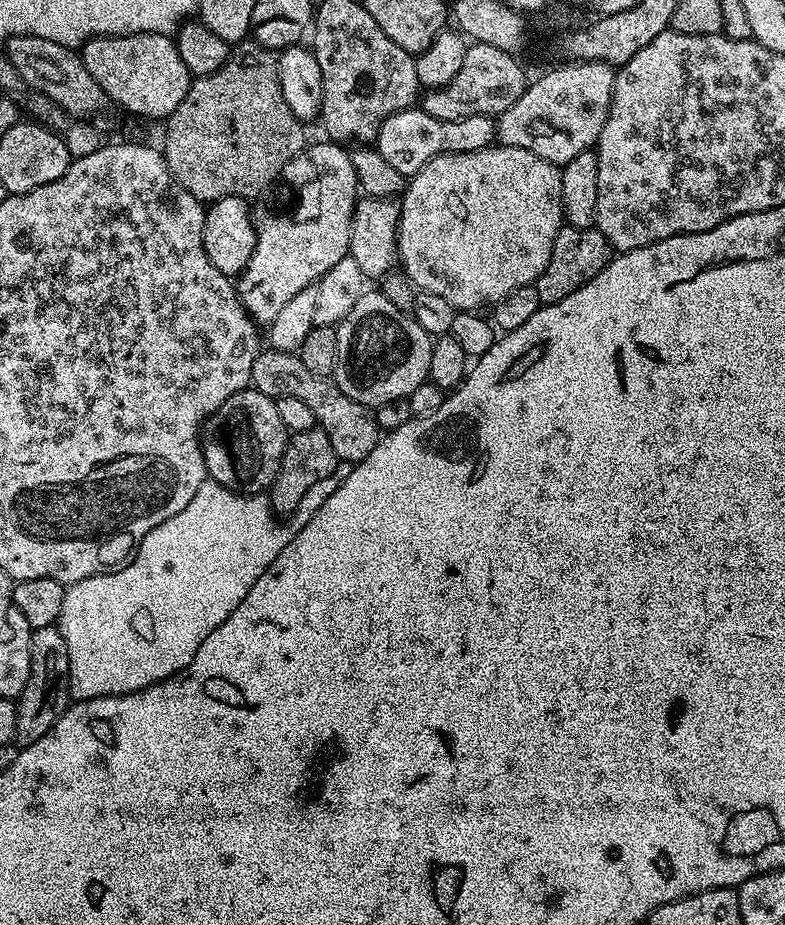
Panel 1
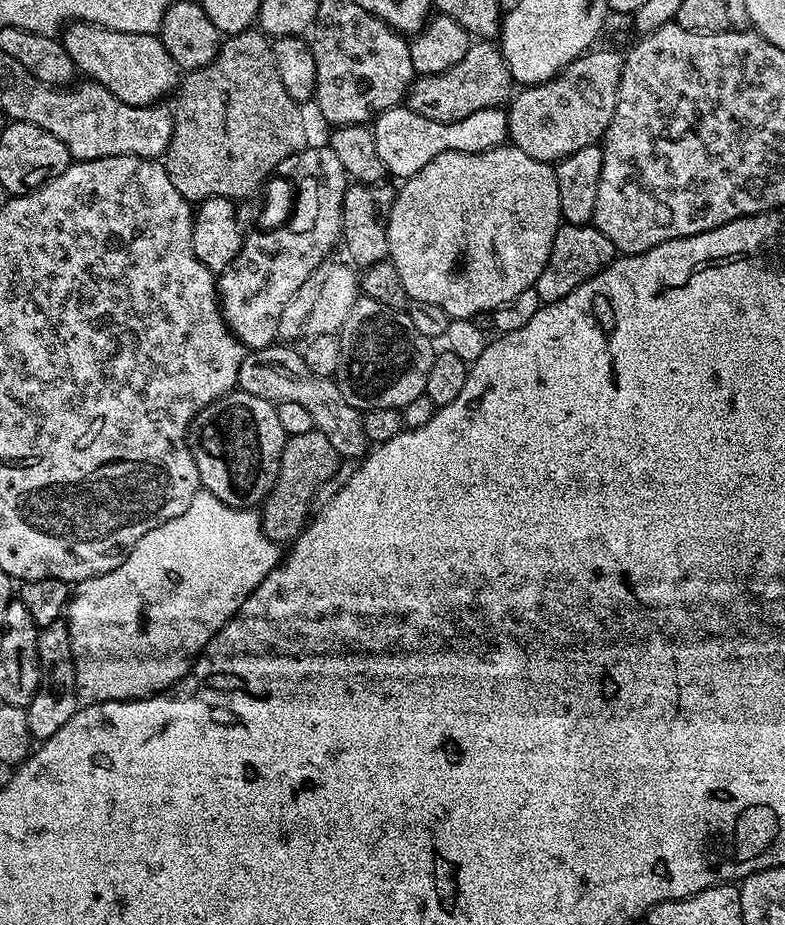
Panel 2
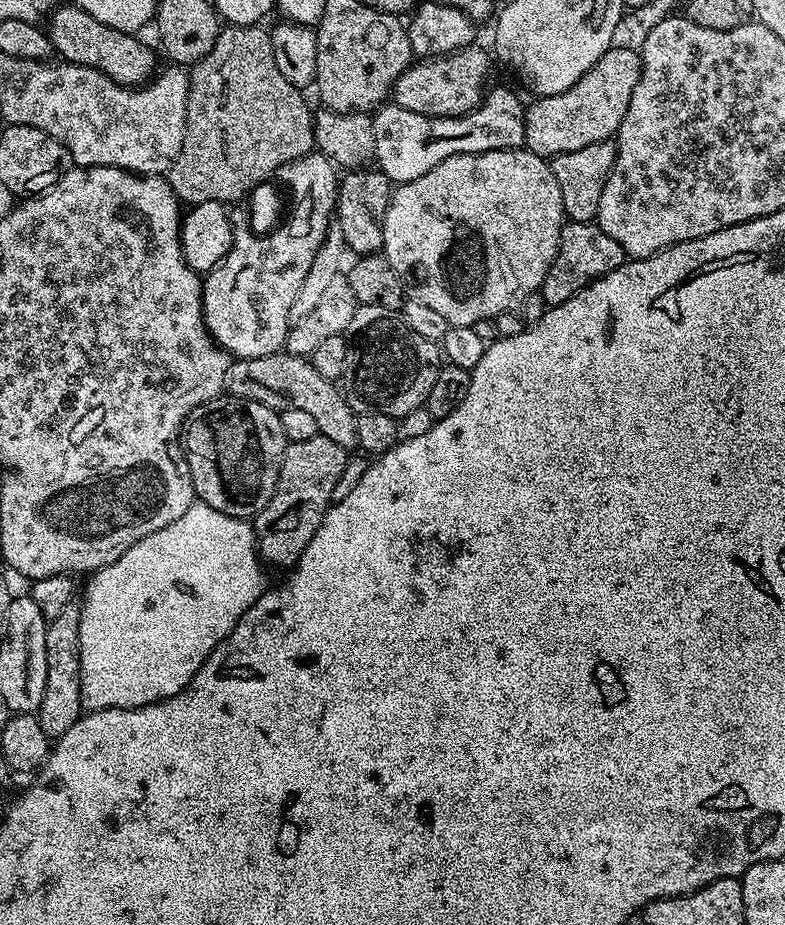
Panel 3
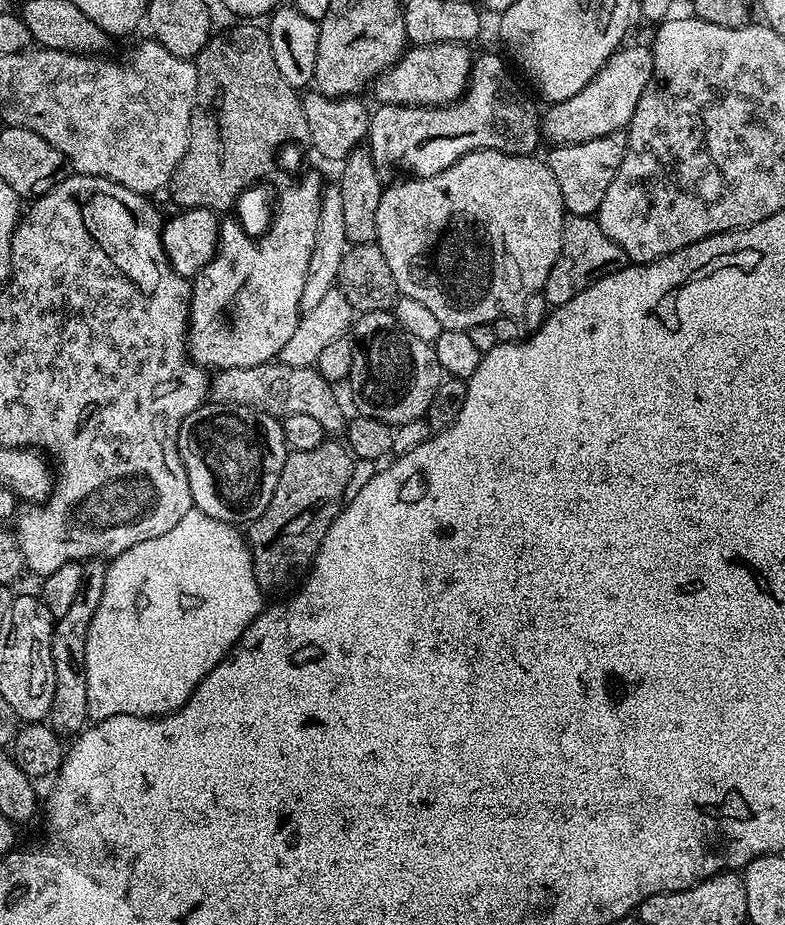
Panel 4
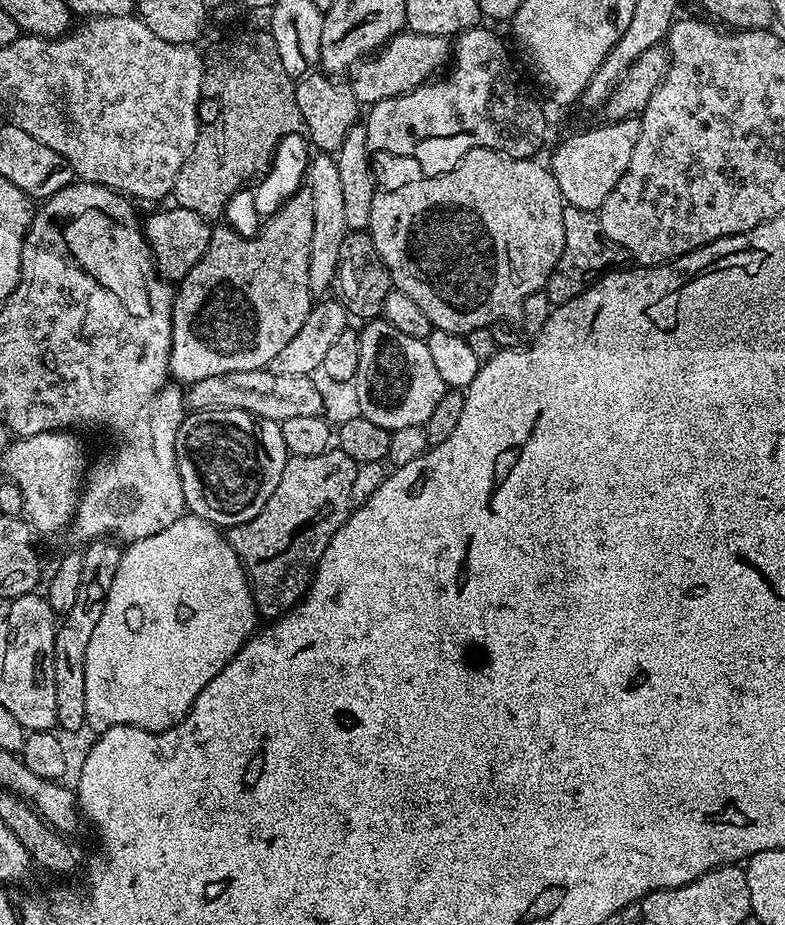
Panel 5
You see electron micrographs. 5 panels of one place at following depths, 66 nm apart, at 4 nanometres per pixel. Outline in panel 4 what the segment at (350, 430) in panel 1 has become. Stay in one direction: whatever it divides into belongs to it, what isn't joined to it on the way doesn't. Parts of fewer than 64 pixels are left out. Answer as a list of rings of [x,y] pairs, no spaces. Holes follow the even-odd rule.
[[[279,362],[221,368],[210,380],[210,396],[215,403],[257,408],[259,412],[268,412],[277,418],[290,414],[311,414],[328,434],[343,433],[346,427],[346,415],[340,409],[336,391],[315,367],[286,366]]]

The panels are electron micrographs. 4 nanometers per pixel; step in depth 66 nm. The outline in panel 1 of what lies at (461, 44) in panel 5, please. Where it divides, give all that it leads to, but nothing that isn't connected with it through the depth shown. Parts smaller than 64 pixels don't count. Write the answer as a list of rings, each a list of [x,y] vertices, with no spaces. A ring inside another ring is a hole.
[[[413,106],[382,122],[374,146],[382,154],[382,158],[386,158],[390,166],[394,166],[394,170],[401,172],[405,178],[410,178],[415,172],[422,170],[422,166],[430,162],[430,158],[441,156],[444,152],[473,152],[489,147],[495,134],[496,125],[493,117],[471,116],[458,122],[442,122]]]

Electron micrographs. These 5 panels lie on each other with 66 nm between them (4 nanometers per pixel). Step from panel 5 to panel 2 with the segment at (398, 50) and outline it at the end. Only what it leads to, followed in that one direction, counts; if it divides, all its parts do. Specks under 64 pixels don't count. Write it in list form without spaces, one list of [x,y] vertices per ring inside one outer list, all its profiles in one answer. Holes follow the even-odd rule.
[[[473,42],[458,66],[442,70],[442,74],[416,76],[408,90],[406,107],[434,122],[462,122],[478,110],[501,107],[513,92],[514,79],[500,48],[492,42]]]

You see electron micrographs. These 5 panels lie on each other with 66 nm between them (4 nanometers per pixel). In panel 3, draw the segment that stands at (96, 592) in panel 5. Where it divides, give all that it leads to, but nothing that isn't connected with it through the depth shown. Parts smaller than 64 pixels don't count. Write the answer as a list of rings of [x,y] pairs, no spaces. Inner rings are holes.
[[[70,603],[58,618],[49,620],[46,630],[46,694],[38,713],[42,730],[49,738],[66,734],[82,714],[80,702],[80,647],[78,646],[78,622],[80,609]]]

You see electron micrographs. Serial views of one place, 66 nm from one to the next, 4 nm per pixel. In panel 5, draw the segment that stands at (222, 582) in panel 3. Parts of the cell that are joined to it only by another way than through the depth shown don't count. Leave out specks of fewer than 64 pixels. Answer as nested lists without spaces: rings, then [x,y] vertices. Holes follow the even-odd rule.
[[[191,514],[178,517],[166,530],[158,530],[158,534],[150,534],[150,538],[133,540],[120,553],[118,574],[114,574],[114,582],[110,582],[110,594],[106,598],[106,607],[102,610],[102,618],[98,626],[94,626],[94,634],[90,634],[90,646],[86,646],[86,718],[87,725],[96,734],[114,726],[138,726],[147,732],[161,732],[173,728],[194,706],[198,694],[238,654],[249,635],[258,628],[256,604],[252,601],[252,588],[248,584],[248,576],[240,565],[238,554],[228,545],[228,537],[217,525]]]

